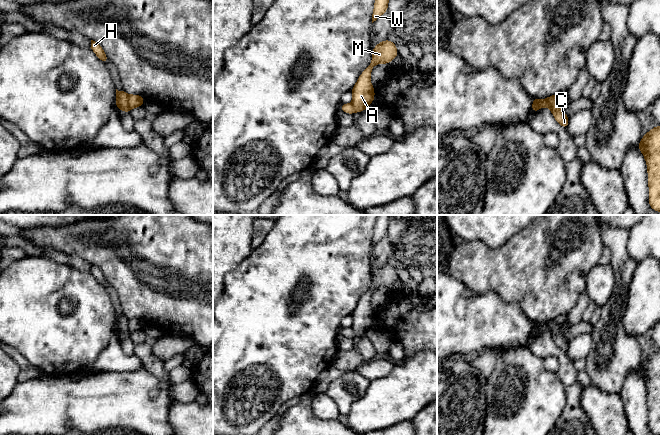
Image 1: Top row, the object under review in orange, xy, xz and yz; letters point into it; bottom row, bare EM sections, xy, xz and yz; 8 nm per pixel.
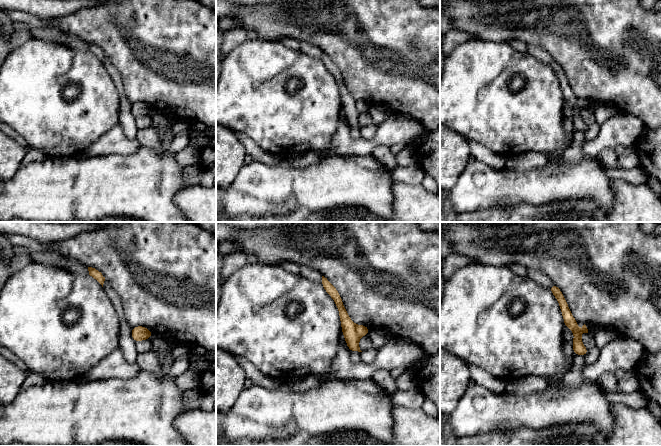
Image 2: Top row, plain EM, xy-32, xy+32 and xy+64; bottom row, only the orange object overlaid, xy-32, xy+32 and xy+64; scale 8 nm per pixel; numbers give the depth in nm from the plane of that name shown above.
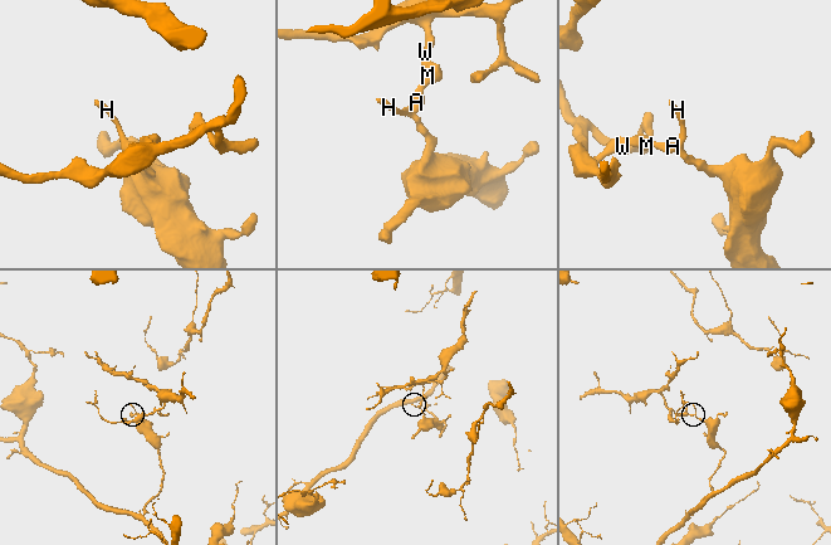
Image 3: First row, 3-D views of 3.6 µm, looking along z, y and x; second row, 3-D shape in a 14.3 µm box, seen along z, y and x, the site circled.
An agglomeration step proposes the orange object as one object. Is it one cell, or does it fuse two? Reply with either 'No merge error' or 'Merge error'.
Merge error

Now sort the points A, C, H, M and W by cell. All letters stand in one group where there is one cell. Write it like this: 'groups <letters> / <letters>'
groups A M W / C H

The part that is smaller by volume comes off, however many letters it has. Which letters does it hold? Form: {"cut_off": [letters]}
{"cut_off": ["A", "M", "W"]}

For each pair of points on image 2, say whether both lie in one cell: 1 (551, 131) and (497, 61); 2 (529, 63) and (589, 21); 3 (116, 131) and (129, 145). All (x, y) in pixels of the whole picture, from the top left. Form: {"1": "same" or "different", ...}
{"1": "same", "2": "different", "3": "same"}

